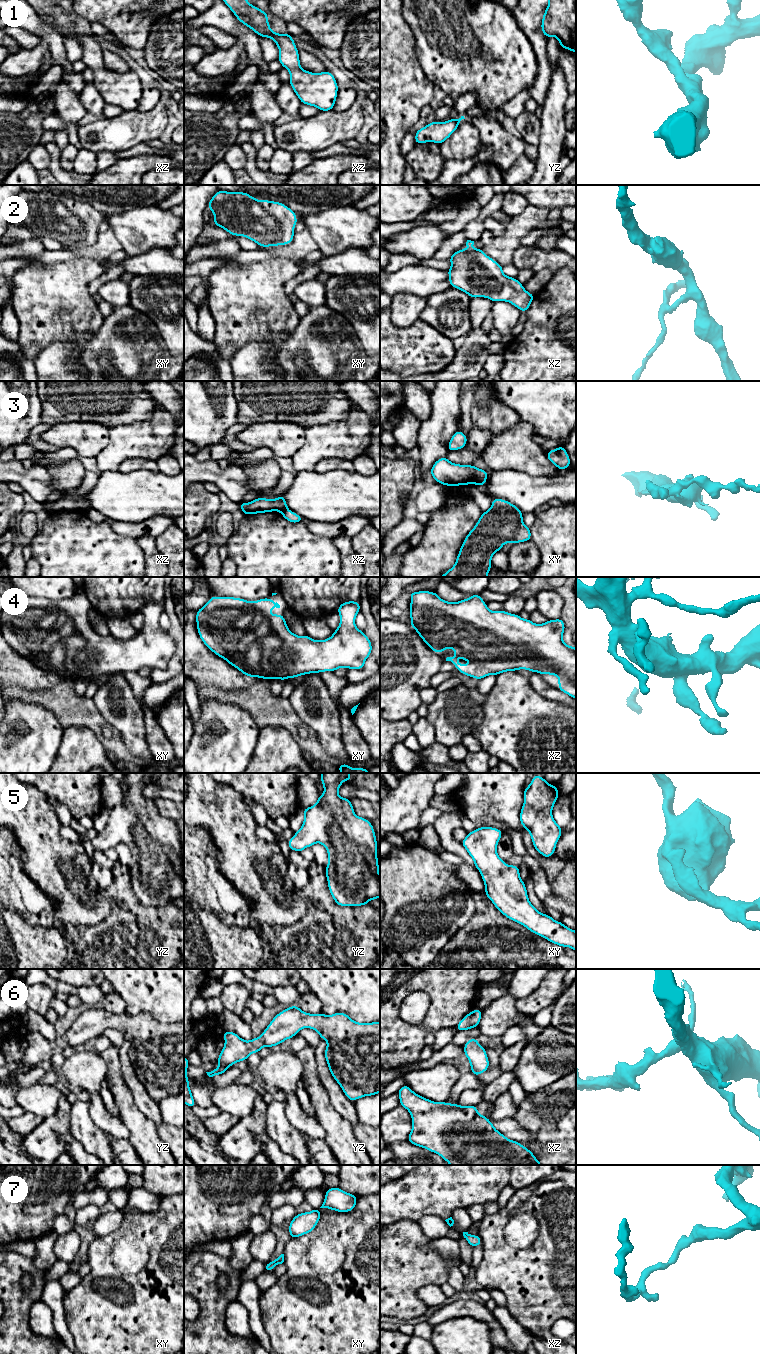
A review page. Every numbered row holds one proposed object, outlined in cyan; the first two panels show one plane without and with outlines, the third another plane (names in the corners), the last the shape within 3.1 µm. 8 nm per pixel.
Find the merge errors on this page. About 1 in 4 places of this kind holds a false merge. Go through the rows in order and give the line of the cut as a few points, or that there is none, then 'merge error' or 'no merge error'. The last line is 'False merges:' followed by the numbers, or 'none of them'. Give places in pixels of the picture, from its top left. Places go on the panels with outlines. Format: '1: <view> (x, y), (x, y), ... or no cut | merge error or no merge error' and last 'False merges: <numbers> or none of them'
1: no cut | no merge error
2: no cut | no merge error
3: xz (287, 509), (280, 511) | merge error
4: no cut | no merge error
5: no cut | no merge error
6: no cut | no merge error
7: no cut | no merge error
False merges: 3

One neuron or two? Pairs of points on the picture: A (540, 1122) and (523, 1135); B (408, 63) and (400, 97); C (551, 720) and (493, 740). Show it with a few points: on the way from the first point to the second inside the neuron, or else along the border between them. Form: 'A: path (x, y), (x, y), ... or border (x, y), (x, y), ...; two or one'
A: border (514, 1118), (530, 1135), (529, 1148); two
B: path (400, 71), (400, 89); one
C: path (537, 730), (507, 731); one

